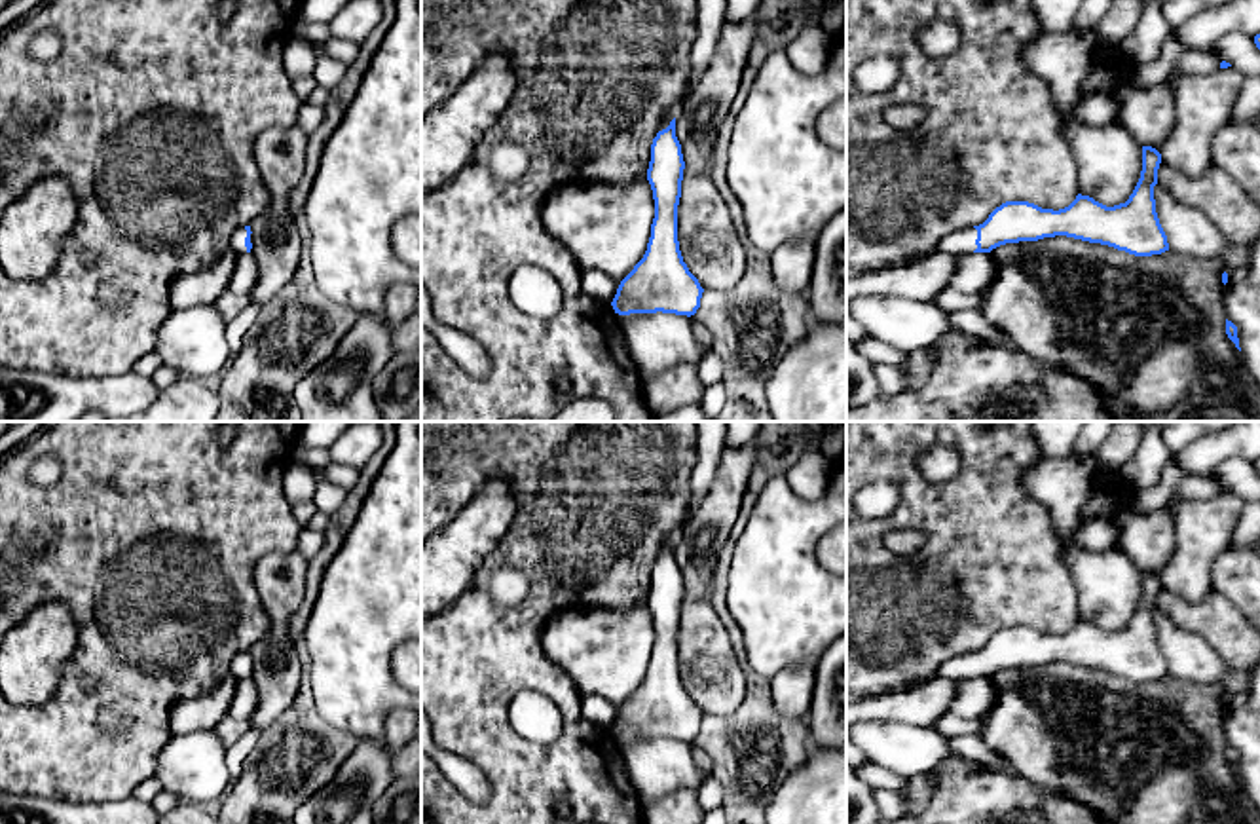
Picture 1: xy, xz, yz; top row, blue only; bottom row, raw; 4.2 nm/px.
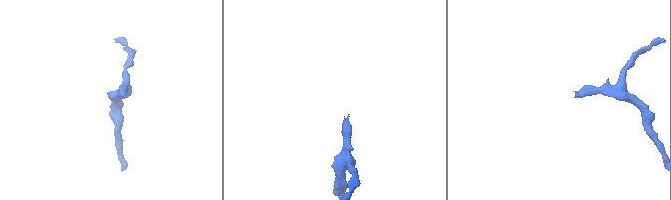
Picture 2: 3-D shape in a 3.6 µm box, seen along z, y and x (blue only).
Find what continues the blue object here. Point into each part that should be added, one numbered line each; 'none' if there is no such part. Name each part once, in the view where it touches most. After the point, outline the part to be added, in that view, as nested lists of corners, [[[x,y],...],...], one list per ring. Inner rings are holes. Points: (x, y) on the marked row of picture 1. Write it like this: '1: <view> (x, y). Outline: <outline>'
1: xy (238, 240). Outline: [[[237,228],[235,232],[233,232],[233,235],[232,235],[232,239],[230,239],[230,249],[233,251],[233,253],[245,253],[247,251],[247,247],[245,247],[245,237],[247,237],[247,230],[245,228]]]

